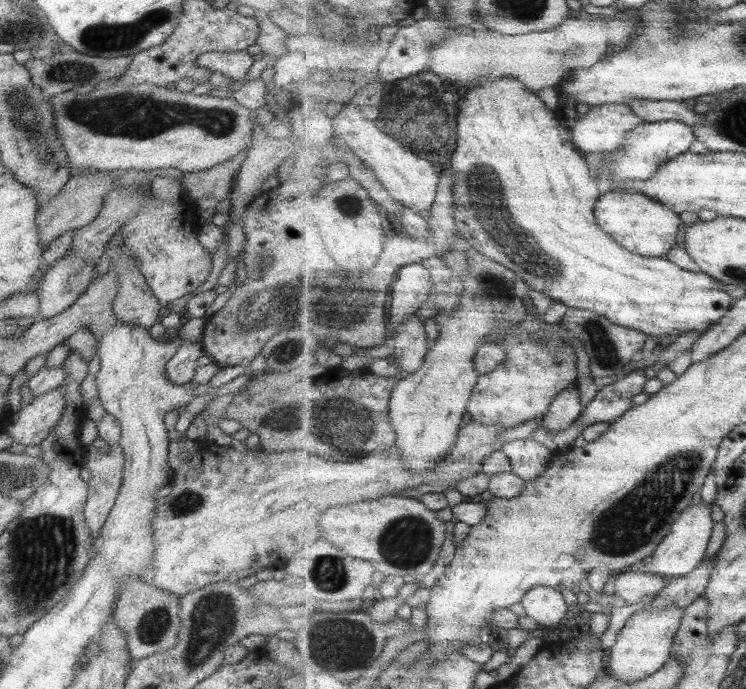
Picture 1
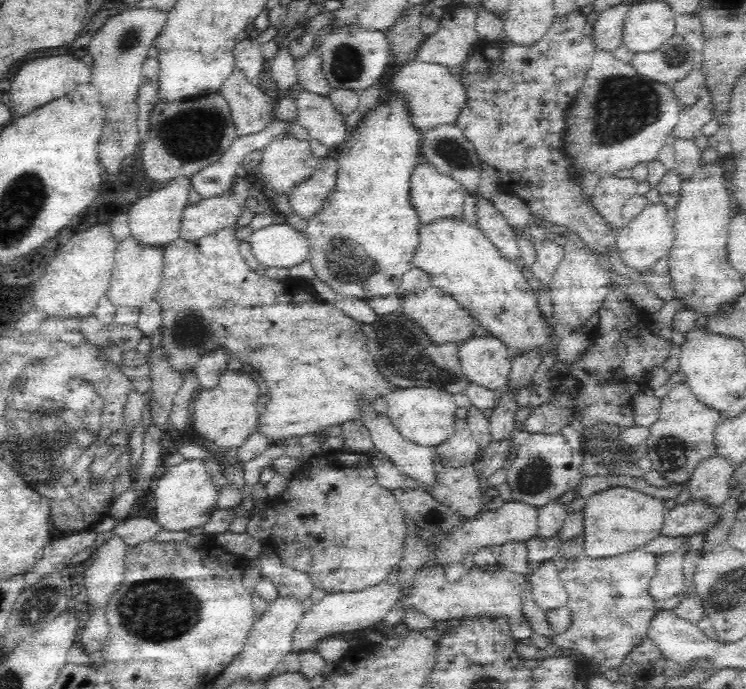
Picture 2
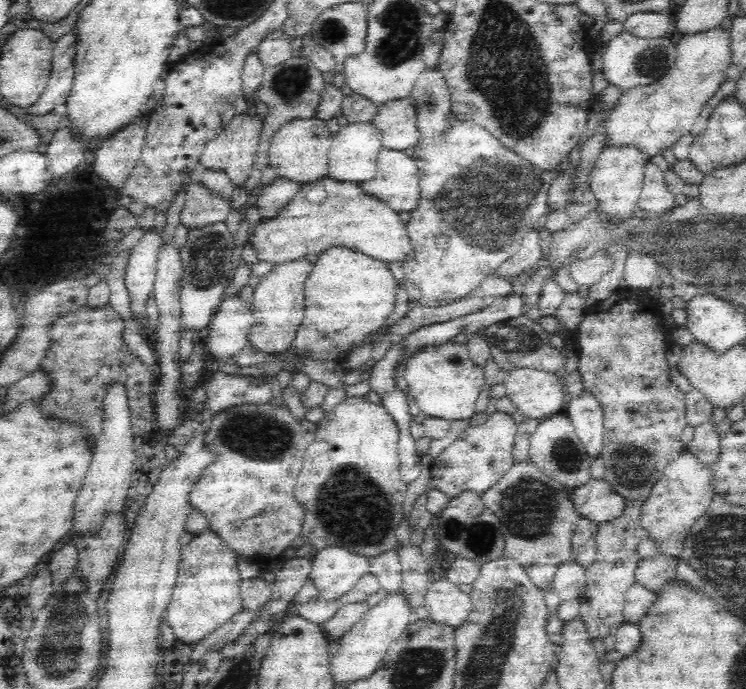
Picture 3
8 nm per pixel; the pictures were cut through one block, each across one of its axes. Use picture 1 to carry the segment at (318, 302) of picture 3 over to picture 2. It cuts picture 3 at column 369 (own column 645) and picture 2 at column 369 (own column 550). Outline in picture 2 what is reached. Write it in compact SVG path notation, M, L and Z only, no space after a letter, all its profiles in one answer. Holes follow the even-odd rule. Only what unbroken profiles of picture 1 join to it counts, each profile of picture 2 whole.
M388 93L386 98L378 100L376 106L372 106L364 116L359 120L355 129L350 129L350 136L347 141L338 150L338 155L335 161L337 162L338 174L336 174L336 182L334 190L328 194L324 201L324 206L310 220L308 220L307 227L305 230L308 233L309 240L309 258L310 262L317 278L321 281L326 282L334 292L340 297L351 297L351 298L380 298L389 295L396 295L401 290L401 278L405 272L408 272L412 268L412 258L418 250L420 244L420 226L422 225L418 218L415 206L411 203L410 194L410 178L412 172L421 160L421 142L424 136L421 130L412 123L412 113L410 107L408 107L408 99L404 97L404 94L400 93Z

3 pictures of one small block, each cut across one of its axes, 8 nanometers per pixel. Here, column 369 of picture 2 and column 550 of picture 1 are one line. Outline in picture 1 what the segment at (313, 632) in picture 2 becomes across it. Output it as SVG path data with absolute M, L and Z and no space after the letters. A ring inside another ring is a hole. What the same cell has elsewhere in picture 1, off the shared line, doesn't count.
M537 586L524 596L522 606L527 617L539 623L539 626L557 626L567 616L569 606L559 589Z

